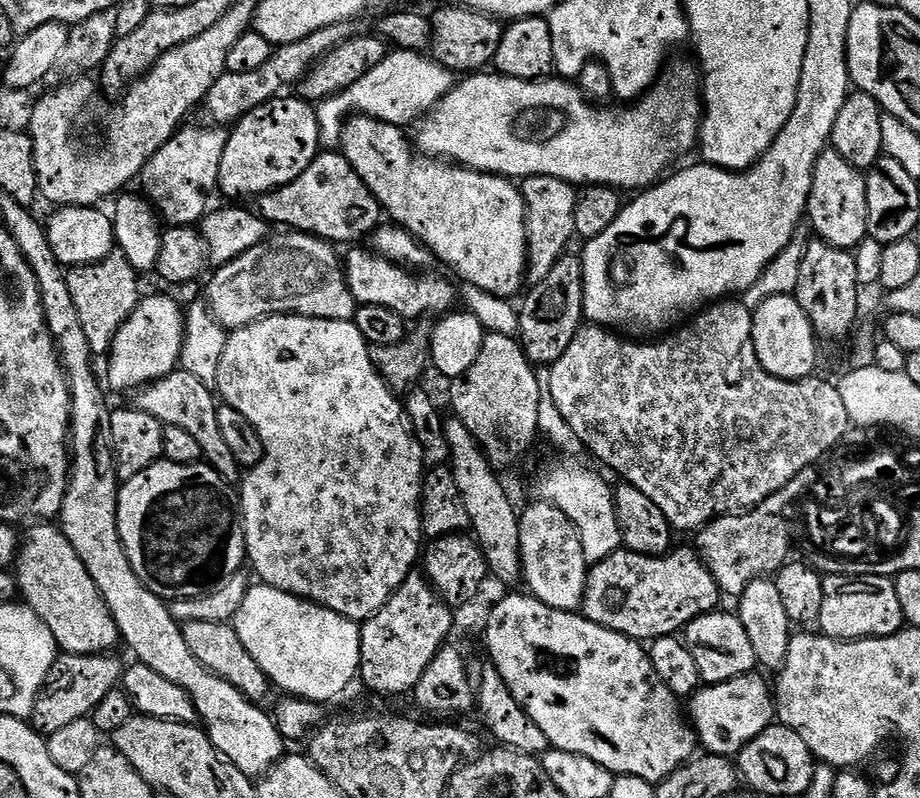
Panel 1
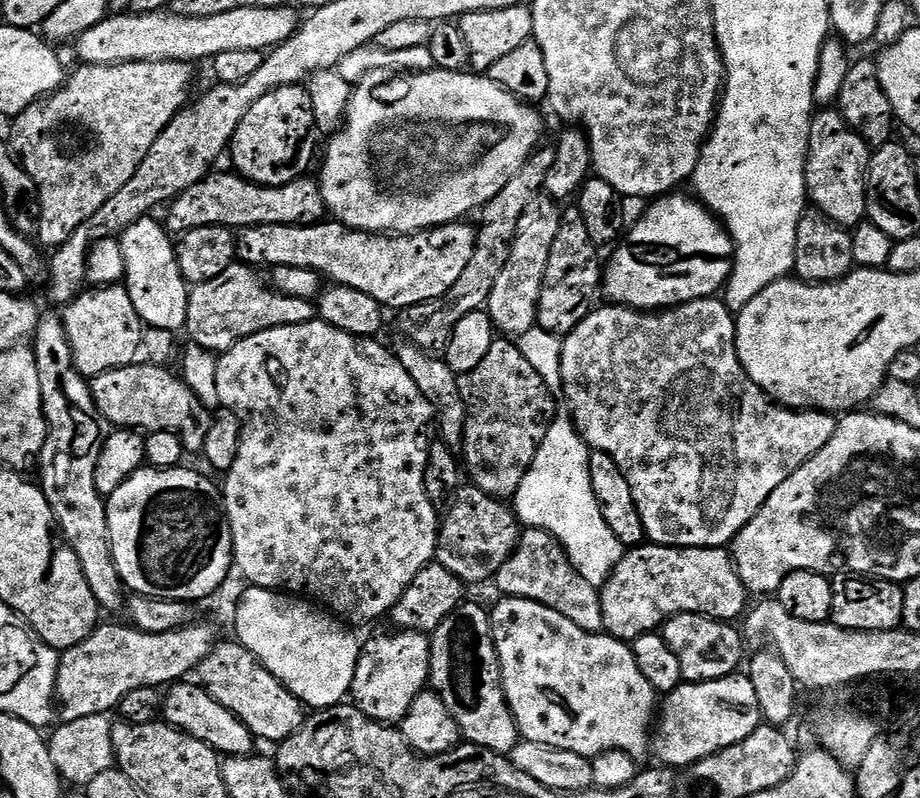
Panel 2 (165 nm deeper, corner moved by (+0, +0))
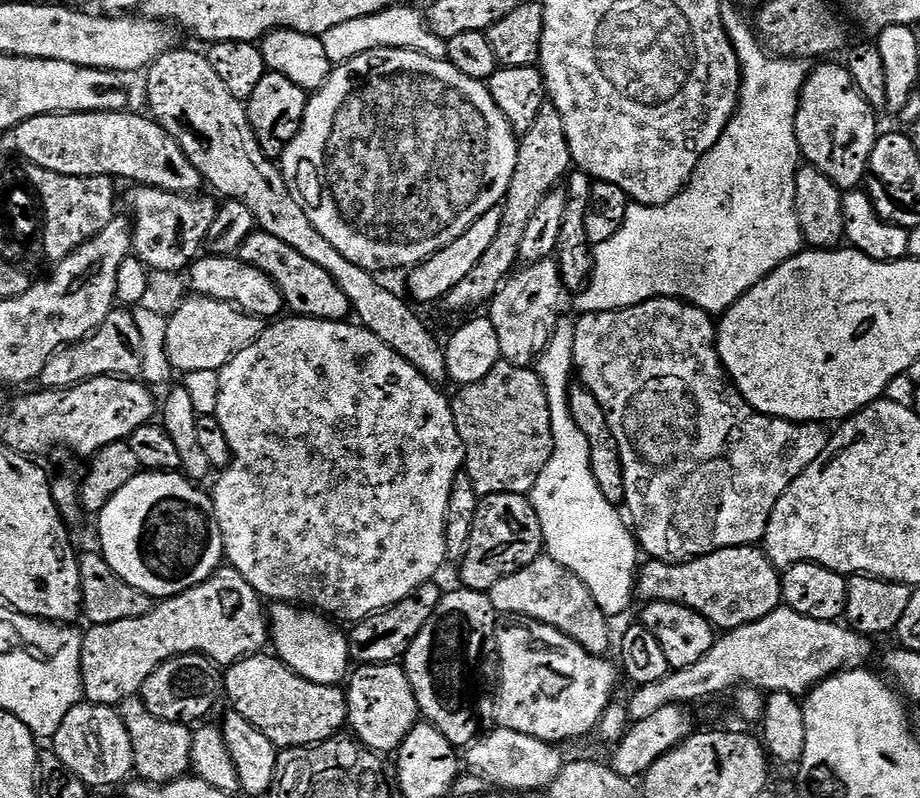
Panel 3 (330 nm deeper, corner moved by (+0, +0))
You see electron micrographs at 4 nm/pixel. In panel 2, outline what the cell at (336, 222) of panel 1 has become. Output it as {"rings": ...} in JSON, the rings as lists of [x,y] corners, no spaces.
{"rings":[[[213,171],[202,177],[190,190],[176,197],[167,205],[166,227],[172,234],[183,234],[198,230],[198,226],[222,226],[239,230],[250,226],[271,224],[314,224],[325,215],[324,199],[320,196],[320,185],[315,179],[301,178],[275,188],[265,184],[254,184],[235,171]]]}

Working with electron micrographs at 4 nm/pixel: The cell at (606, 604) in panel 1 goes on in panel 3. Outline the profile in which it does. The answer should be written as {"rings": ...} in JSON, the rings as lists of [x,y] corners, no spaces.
{"rings":[[[738,546],[737,548],[723,548],[705,556],[696,556],[693,560],[681,560],[675,564],[665,560],[647,561],[648,565],[639,569],[636,578],[636,596],[644,602],[666,602],[667,604],[681,604],[694,610],[712,623],[717,630],[737,628],[750,622],[758,622],[758,618],[766,618],[775,608],[781,607],[782,594],[781,569],[775,568],[770,558],[759,547]]]}

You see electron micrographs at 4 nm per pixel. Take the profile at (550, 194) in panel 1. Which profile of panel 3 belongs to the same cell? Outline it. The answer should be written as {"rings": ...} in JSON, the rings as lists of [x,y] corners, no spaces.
{"rings":[[[555,259],[539,260],[537,264],[521,267],[509,276],[490,305],[490,319],[498,334],[498,346],[503,360],[523,368],[535,365],[540,355],[548,351],[554,326],[562,315],[560,299],[563,296],[566,296],[566,289],[560,280],[560,268]]]}

